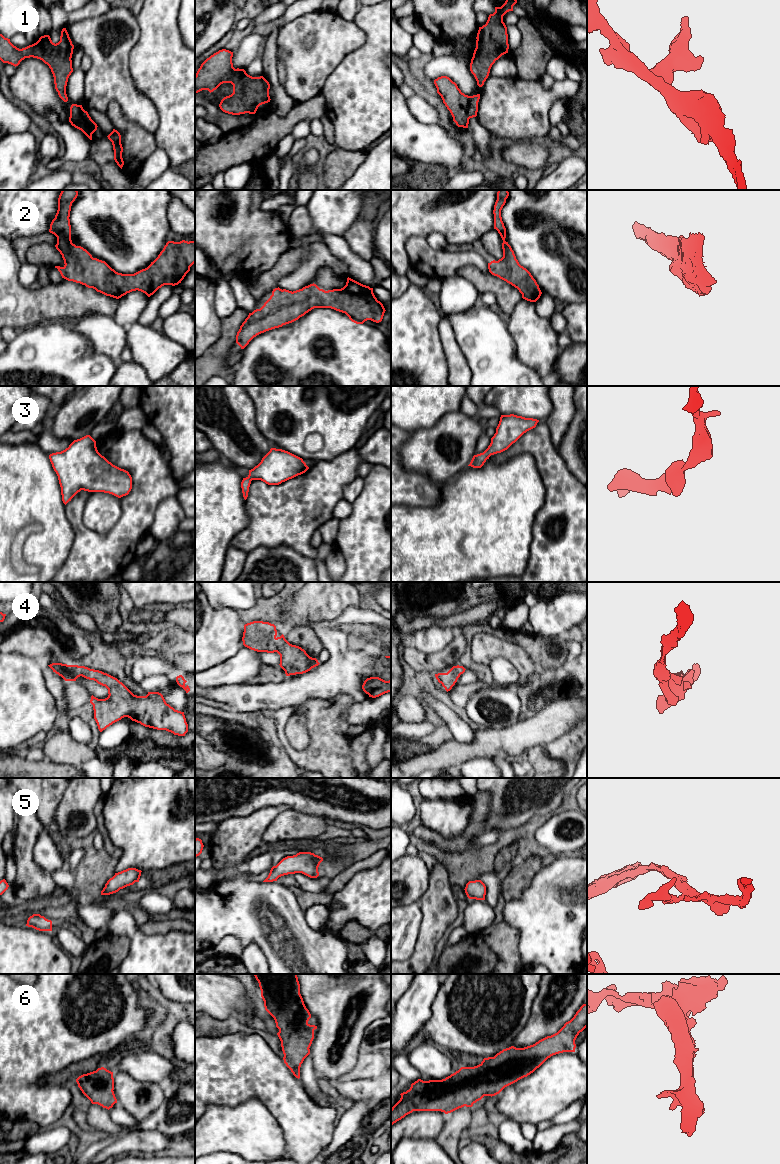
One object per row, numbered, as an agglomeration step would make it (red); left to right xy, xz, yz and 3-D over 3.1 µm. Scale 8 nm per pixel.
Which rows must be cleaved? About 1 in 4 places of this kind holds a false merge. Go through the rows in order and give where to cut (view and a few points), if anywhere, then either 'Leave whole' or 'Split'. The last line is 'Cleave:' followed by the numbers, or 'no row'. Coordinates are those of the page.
1: No split. Leave whole
2: No split. Leave whole
3: No split. Leave whole
4: No split. Leave whole
5: No split. Leave whole
6: No split. Leave whole
Cleave: no row

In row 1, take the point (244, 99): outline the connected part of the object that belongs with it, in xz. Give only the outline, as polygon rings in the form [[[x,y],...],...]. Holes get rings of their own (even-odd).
[[[222,49],[207,58],[195,75],[195,93],[202,90],[208,90],[211,93],[221,84],[231,83],[233,85],[233,93],[221,100],[219,104],[220,109],[232,115],[255,114],[260,105],[270,102],[270,84],[263,76],[252,77],[244,69],[235,69],[232,57],[233,52]]]

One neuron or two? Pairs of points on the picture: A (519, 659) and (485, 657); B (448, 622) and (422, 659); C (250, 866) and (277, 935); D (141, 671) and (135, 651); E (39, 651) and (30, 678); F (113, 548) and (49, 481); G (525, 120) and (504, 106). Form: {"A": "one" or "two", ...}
{"A": "one", "B": "two", "C": "two", "D": "two", "E": "two", "F": "two", "G": "one"}

